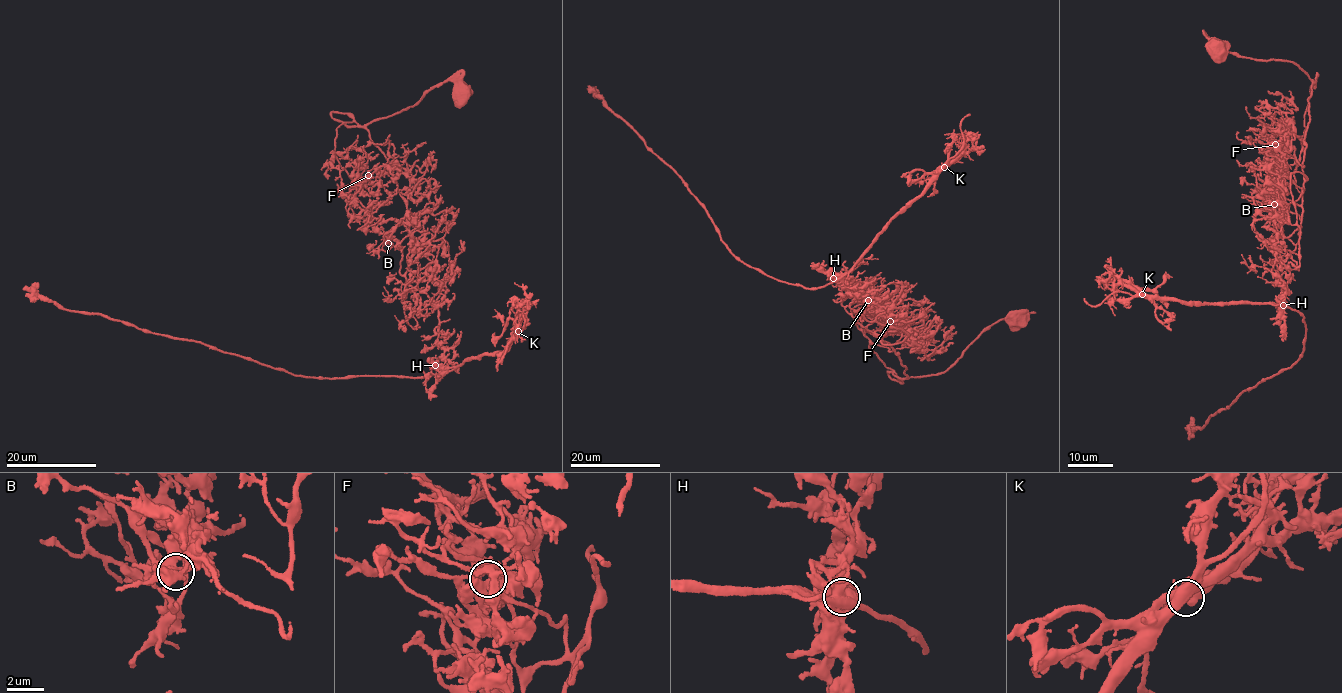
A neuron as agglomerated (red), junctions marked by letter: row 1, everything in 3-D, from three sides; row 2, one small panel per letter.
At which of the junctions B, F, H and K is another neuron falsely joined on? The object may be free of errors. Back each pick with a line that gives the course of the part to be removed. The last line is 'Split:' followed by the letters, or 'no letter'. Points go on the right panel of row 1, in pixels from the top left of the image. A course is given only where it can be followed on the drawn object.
H: course (1283, 304), (1304, 316), (1306, 336), (1299, 357), (1289, 367), (1243, 391), (1201, 428), (1187, 429)
Split: H

